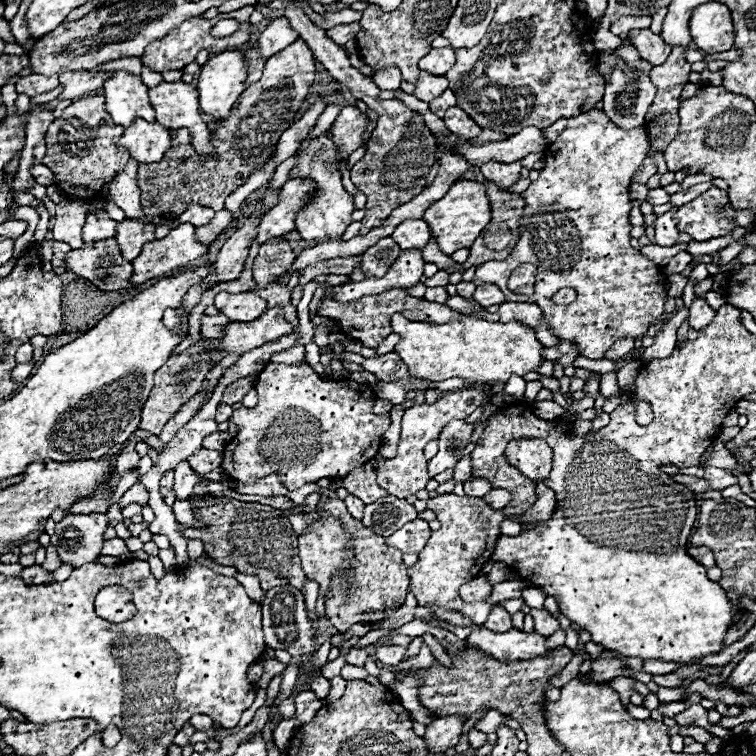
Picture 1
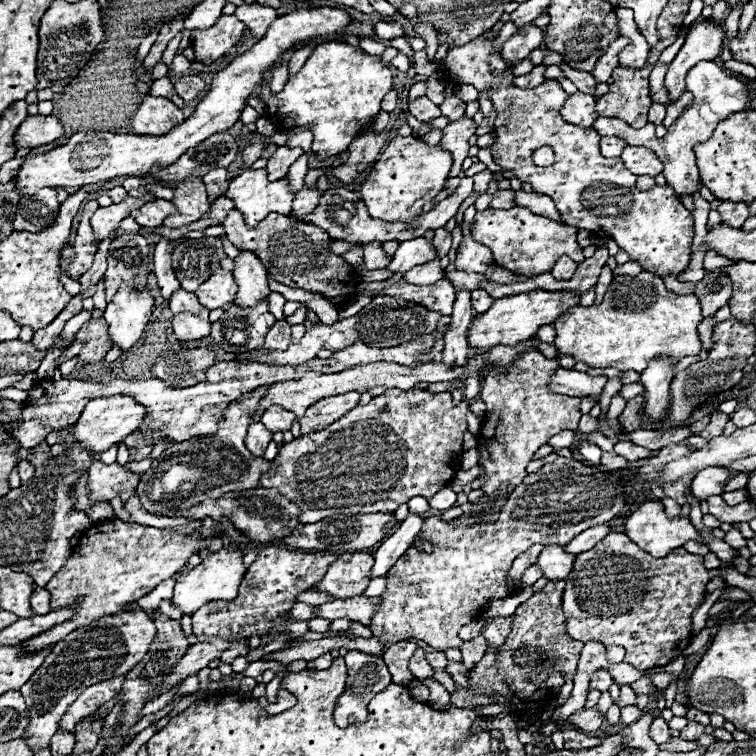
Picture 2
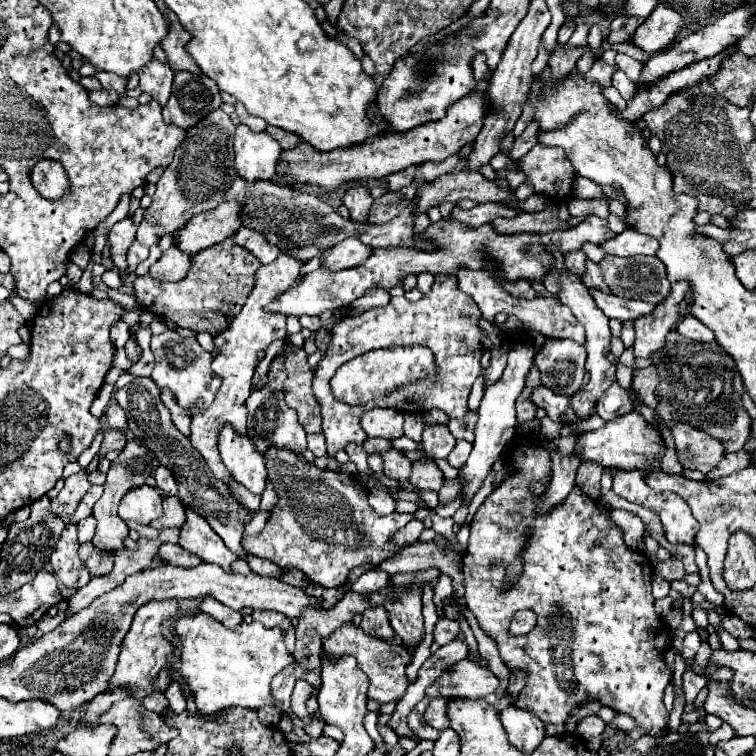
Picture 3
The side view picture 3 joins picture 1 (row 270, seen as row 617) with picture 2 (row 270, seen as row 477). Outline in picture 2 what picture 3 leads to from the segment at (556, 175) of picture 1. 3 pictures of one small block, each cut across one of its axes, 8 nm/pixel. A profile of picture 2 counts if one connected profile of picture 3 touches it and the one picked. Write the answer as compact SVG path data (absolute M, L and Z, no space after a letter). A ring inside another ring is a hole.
M514 206L508 210L486 208L474 216L472 224L472 238L480 244L486 244L492 250L496 264L510 270L512 274L524 276L550 272L556 260L564 254L580 264L584 260L584 254L576 242L576 234L578 228L534 214L524 206Z

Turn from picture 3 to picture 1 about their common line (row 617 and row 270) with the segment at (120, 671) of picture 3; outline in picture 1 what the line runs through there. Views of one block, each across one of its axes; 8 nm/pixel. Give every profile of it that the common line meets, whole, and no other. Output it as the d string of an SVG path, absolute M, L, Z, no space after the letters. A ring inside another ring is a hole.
M180 224L170 230L166 238L154 240L142 248L142 254L132 260L134 276L130 280L142 284L156 276L176 272L206 252L208 246L196 240L196 228L192 224Z

